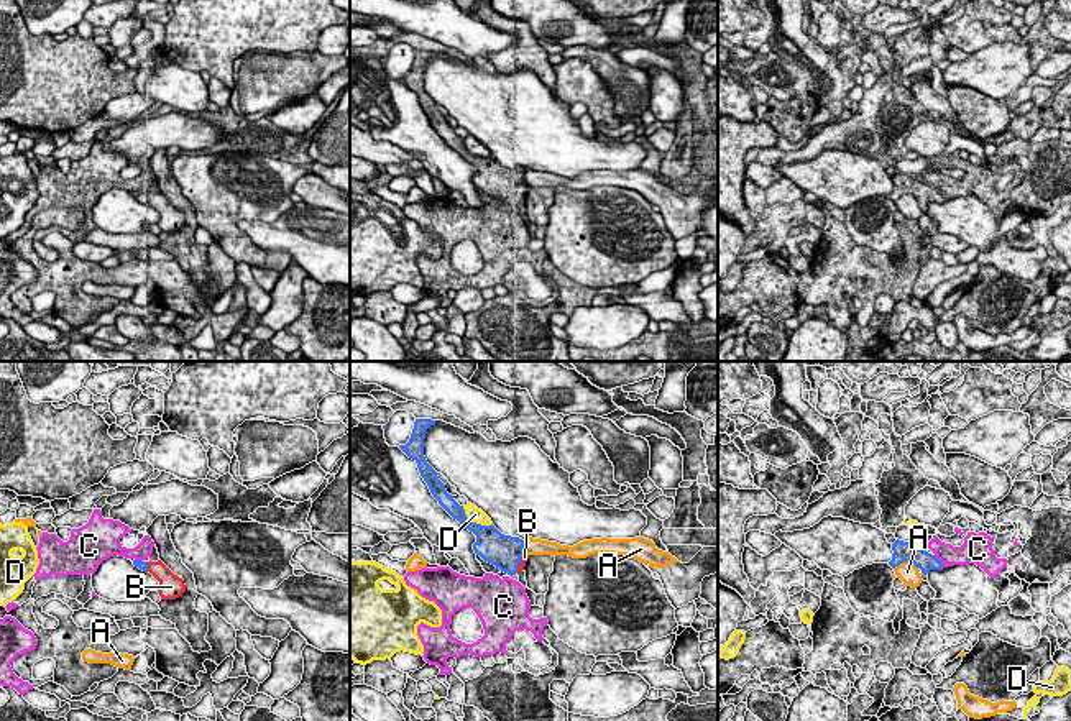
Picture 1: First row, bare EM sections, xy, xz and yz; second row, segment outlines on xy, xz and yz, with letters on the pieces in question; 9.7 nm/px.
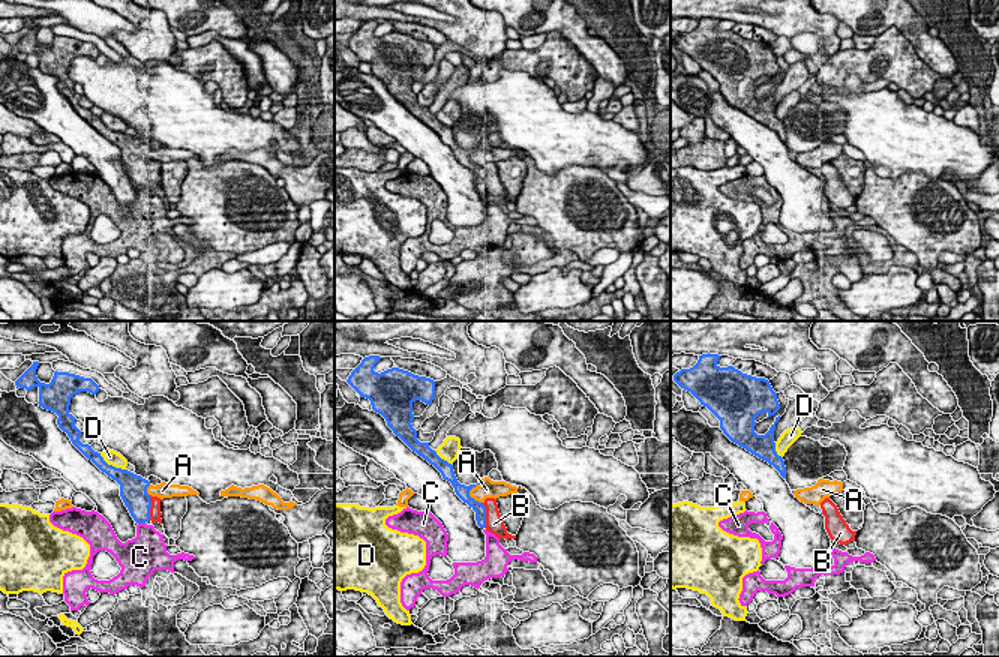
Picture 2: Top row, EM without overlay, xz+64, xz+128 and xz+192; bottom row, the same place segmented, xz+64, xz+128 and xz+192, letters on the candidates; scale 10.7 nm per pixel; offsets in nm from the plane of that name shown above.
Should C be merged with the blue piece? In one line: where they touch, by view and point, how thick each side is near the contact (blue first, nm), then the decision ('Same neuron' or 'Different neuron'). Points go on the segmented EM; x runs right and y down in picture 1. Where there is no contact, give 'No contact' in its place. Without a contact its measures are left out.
Touches blue at yz (940, 562). Thickness 190 nm (blue) against 200 nm. Different neuron

